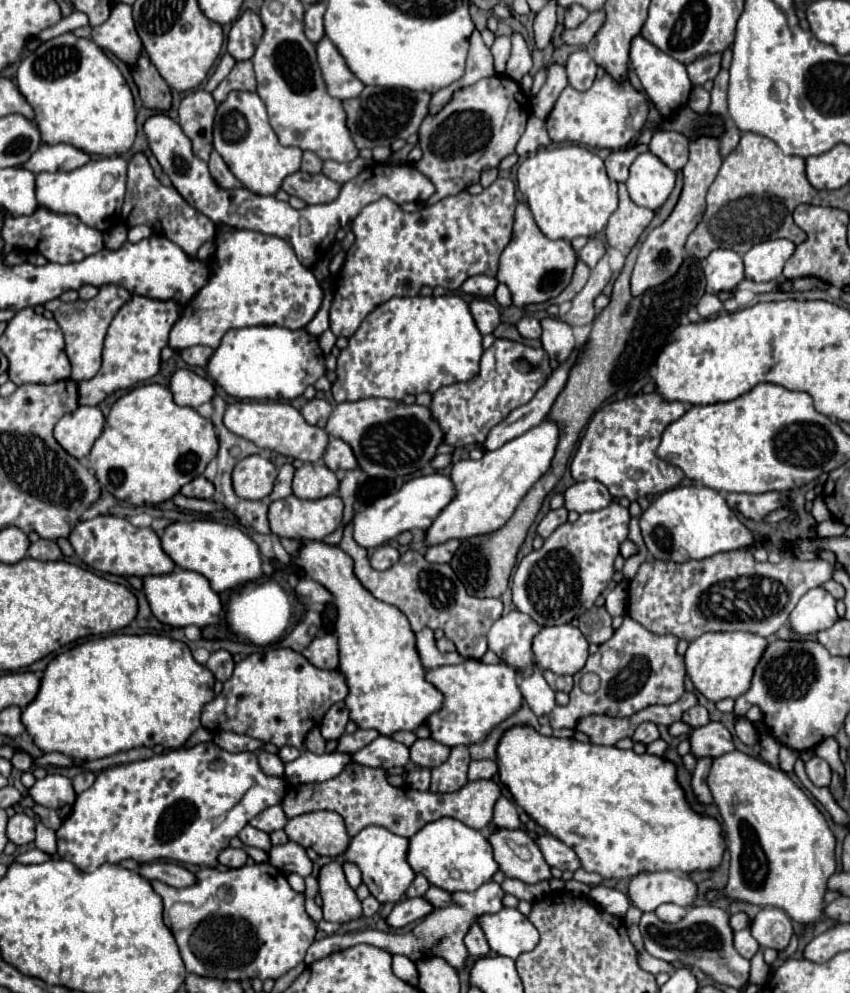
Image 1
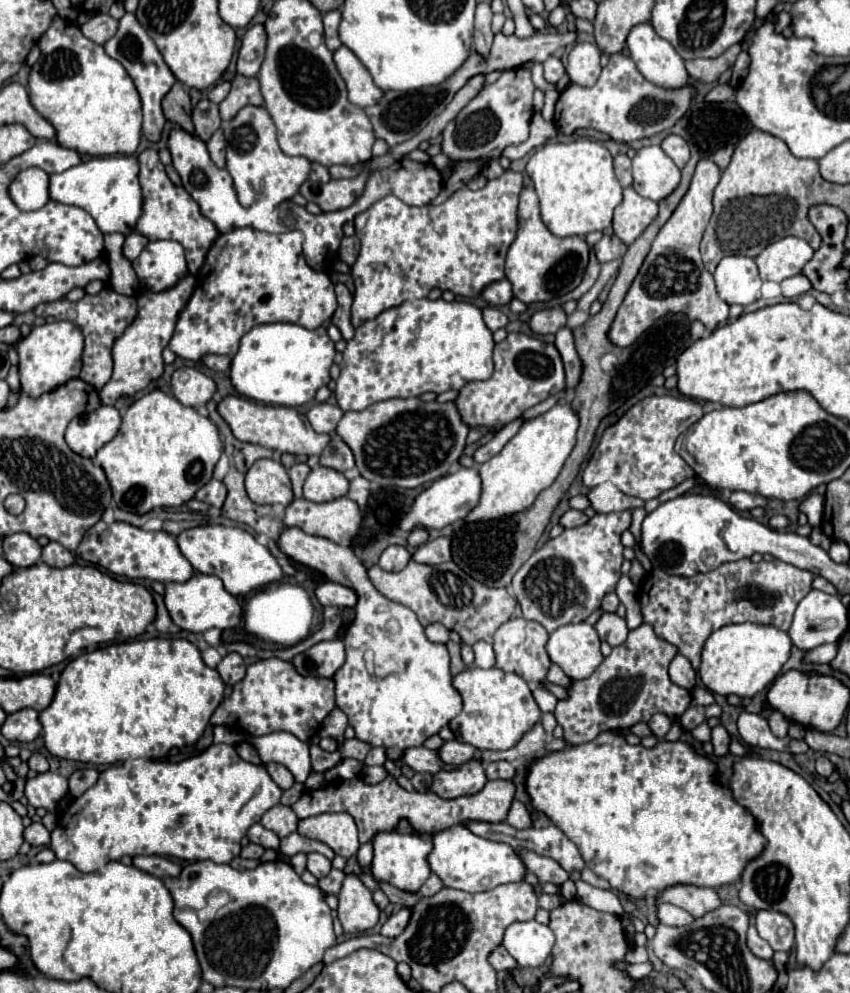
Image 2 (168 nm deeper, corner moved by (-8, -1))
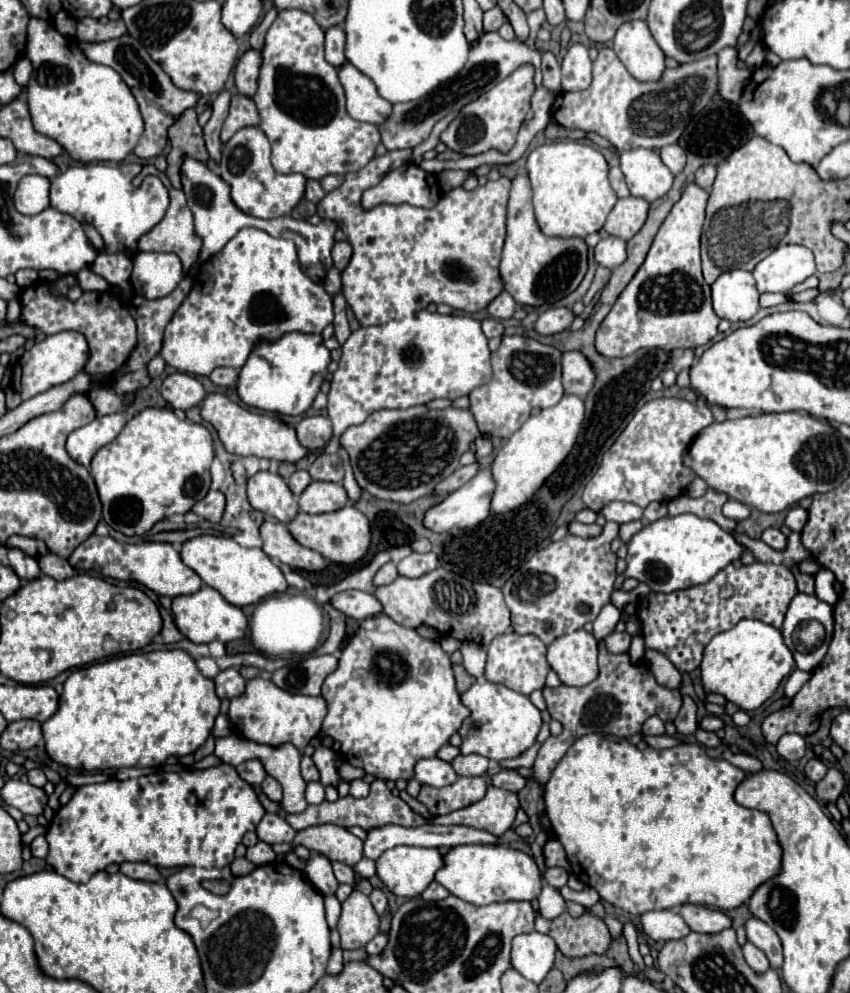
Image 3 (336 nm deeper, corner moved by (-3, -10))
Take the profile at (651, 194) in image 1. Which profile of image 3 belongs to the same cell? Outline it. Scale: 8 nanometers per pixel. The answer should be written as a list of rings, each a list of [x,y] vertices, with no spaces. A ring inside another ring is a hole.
[[[638,147],[630,151],[618,151],[616,155],[620,159],[620,169],[626,177],[628,189],[634,197],[644,197],[652,203],[670,191],[674,175],[662,163],[658,151]]]

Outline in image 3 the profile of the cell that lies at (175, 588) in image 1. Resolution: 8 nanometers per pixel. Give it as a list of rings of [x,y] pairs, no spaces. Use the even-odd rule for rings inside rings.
[[[202,587],[194,595],[176,597],[172,601],[172,613],[174,613],[180,633],[184,637],[188,637],[192,643],[210,643],[216,639],[222,643],[228,643],[228,641],[244,637],[246,627],[248,627],[248,619],[244,615],[244,611],[240,607],[224,601],[224,597],[212,587]]]

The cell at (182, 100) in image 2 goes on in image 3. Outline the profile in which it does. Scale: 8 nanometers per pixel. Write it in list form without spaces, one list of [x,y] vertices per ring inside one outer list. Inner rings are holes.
[[[194,109],[184,111],[182,117],[178,119],[178,123],[174,123],[170,127],[168,137],[170,137],[172,151],[166,157],[168,159],[166,175],[168,175],[170,183],[176,189],[182,189],[182,183],[180,183],[180,167],[182,167],[182,163],[184,163],[186,157],[192,157],[192,159],[202,161],[202,163],[210,163],[210,155],[208,155],[206,145],[204,145],[202,127],[198,125],[196,111]],[[194,129],[196,129],[196,135],[194,135]]]

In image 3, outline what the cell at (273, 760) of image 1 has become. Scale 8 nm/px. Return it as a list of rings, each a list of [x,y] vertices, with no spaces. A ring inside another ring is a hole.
[[[266,777],[266,779],[264,779],[262,791],[266,793],[266,797],[268,797],[270,801],[276,801],[276,803],[282,801],[282,787],[280,787],[280,783],[278,783],[274,777]]]

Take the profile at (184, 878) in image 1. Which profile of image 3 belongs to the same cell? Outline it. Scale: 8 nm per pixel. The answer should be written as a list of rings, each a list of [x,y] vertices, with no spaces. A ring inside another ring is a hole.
[[[122,863],[120,873],[128,875],[130,879],[140,879],[140,881],[160,881],[158,869],[150,863]]]

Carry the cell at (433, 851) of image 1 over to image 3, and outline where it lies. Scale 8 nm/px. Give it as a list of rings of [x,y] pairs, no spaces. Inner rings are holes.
[[[502,843],[494,845],[458,845],[444,855],[444,867],[436,873],[436,881],[452,895],[472,905],[490,905],[504,901],[534,901],[542,891],[542,875],[534,857],[510,849]]]

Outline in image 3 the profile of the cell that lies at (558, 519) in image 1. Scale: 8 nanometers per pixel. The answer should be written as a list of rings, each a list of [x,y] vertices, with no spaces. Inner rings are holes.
[[[572,521],[570,523],[570,533],[572,535],[578,535],[578,537],[598,537],[602,533],[602,527],[592,523],[592,525],[584,525],[584,523],[578,523],[578,521]]]

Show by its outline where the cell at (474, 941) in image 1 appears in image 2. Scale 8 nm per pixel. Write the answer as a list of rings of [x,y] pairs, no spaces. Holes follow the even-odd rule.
[[[497,946],[497,948],[489,954],[489,964],[491,964],[495,970],[505,970],[505,972],[511,972],[511,970],[517,968],[515,958],[511,958],[503,946]]]

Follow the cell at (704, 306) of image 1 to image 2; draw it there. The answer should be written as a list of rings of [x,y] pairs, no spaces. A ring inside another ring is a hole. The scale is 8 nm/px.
[[[703,158],[697,162],[691,186],[673,216],[659,230],[649,256],[645,258],[635,282],[631,284],[613,324],[609,338],[615,346],[631,346],[643,330],[647,330],[657,318],[667,312],[685,312],[691,320],[701,320],[707,330],[715,330],[729,318],[729,304],[717,296],[713,276],[705,270],[699,256],[699,242],[713,214],[713,190],[719,184],[721,168],[711,160]]]

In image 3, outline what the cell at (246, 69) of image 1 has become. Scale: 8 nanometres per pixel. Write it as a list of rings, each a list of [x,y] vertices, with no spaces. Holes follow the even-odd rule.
[[[234,95],[232,103],[230,103],[230,113],[228,113],[224,127],[222,127],[220,139],[222,139],[222,143],[226,143],[236,131],[240,131],[244,127],[256,127],[258,123],[260,123],[260,117],[258,117],[254,101],[244,95]]]

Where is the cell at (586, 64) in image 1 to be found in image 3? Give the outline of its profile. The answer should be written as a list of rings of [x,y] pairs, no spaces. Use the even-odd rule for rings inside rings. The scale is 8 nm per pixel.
[[[574,43],[562,61],[562,89],[582,91],[592,81],[592,61],[582,43]]]

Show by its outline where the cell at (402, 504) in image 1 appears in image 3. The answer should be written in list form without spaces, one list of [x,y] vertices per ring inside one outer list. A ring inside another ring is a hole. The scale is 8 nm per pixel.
[[[490,467],[478,471],[466,485],[450,493],[442,503],[426,511],[424,525],[436,533],[452,527],[470,529],[490,515],[490,501],[496,489]]]

